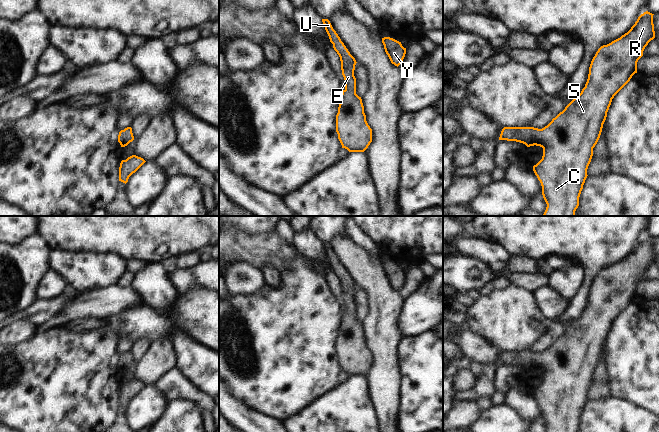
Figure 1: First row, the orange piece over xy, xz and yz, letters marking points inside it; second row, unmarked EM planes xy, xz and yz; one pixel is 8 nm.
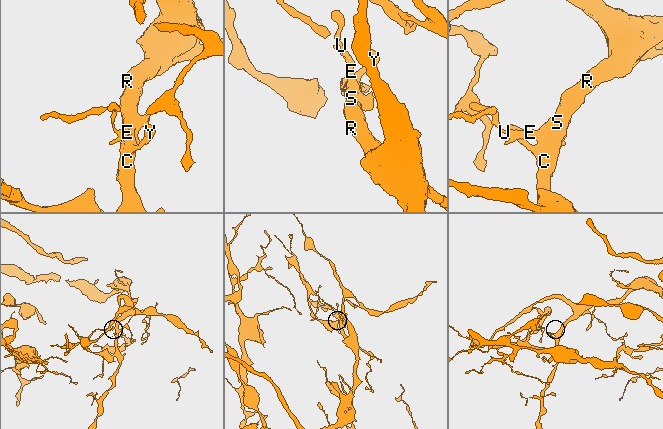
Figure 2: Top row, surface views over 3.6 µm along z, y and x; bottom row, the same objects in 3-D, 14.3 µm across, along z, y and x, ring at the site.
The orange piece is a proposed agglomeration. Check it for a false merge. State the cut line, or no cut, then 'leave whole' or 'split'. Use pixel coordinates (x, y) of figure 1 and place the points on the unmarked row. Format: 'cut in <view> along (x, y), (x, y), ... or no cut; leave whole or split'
no cut; leave whole

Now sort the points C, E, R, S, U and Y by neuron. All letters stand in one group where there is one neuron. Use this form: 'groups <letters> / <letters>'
groups C E R S U Y

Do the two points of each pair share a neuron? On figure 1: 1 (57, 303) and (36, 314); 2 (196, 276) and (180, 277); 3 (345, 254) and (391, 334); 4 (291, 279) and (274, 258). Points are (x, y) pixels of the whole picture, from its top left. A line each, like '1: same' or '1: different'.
1: same
2: same
3: same
4: different

